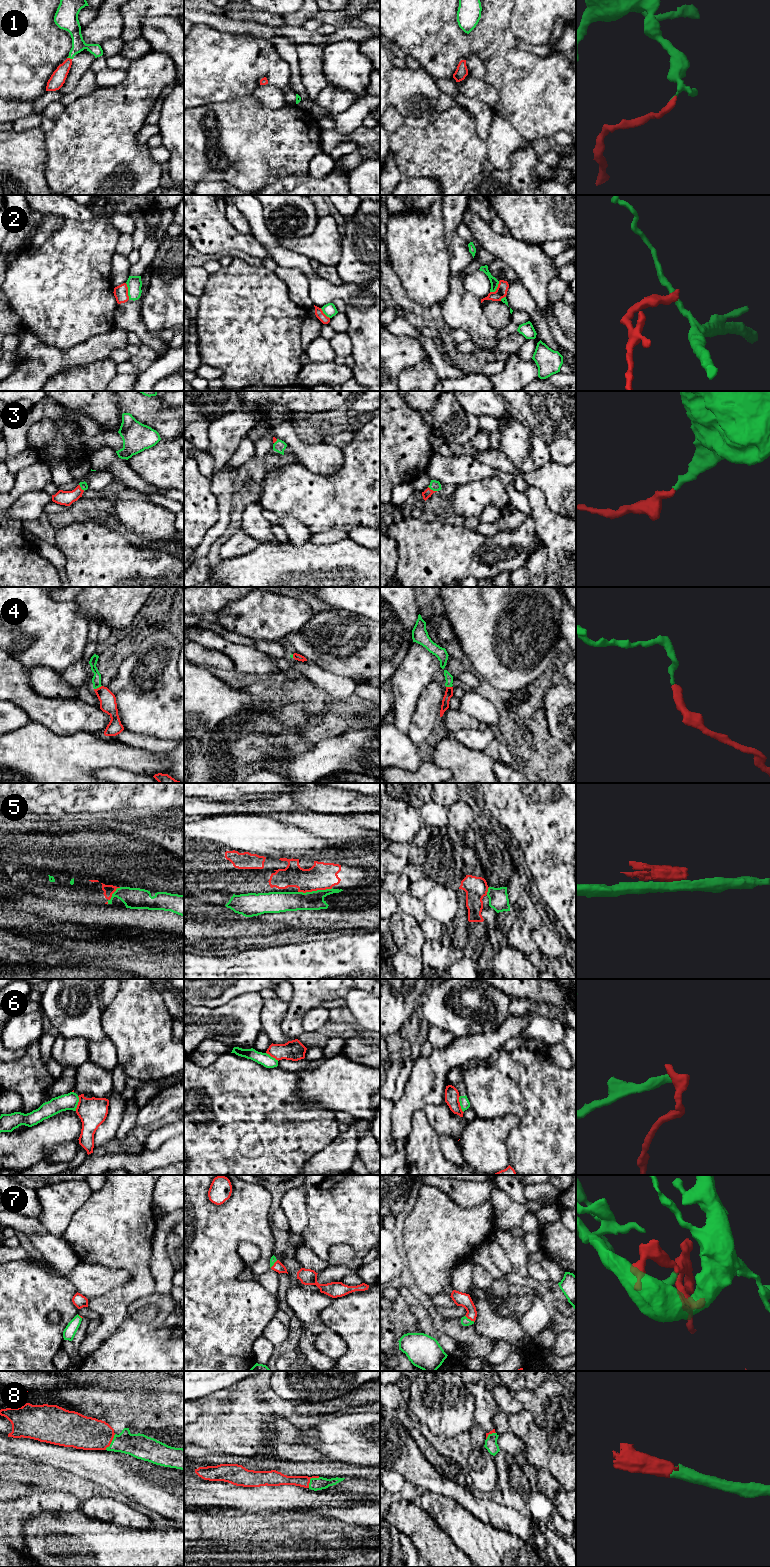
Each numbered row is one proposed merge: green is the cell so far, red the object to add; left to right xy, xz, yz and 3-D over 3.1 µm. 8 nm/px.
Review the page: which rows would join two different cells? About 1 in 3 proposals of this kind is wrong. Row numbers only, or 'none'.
2, 5, 6

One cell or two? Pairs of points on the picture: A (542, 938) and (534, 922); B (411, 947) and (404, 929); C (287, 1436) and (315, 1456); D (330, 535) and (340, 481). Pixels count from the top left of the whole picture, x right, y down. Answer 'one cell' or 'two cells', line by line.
A: two cells
B: one cell
C: one cell
D: two cells

